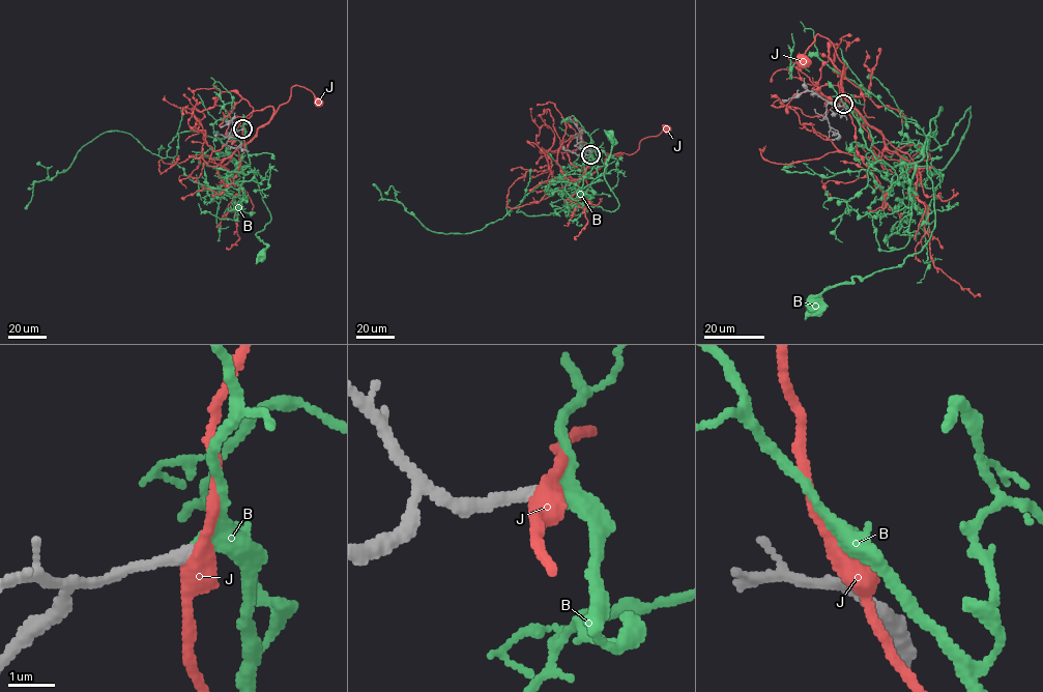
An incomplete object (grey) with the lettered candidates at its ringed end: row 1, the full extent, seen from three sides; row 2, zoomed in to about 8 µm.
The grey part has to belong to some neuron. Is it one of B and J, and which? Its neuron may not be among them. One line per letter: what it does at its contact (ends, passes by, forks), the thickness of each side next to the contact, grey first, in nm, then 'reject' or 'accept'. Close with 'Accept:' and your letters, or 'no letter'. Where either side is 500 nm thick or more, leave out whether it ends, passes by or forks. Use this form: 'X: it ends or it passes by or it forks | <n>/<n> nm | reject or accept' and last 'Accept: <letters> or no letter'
B: it passes by | 260/320 nm | accept
J: it passes by | 280/440 nm | reject
Accept: B

